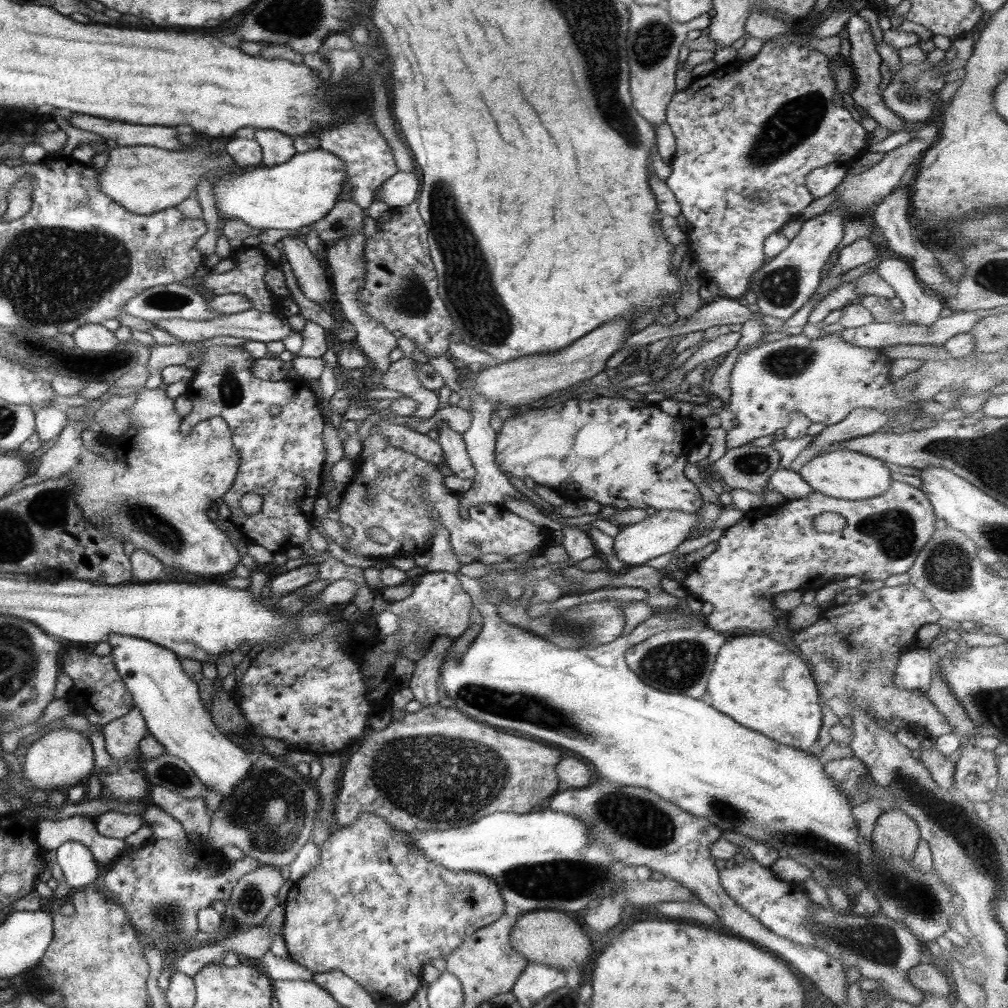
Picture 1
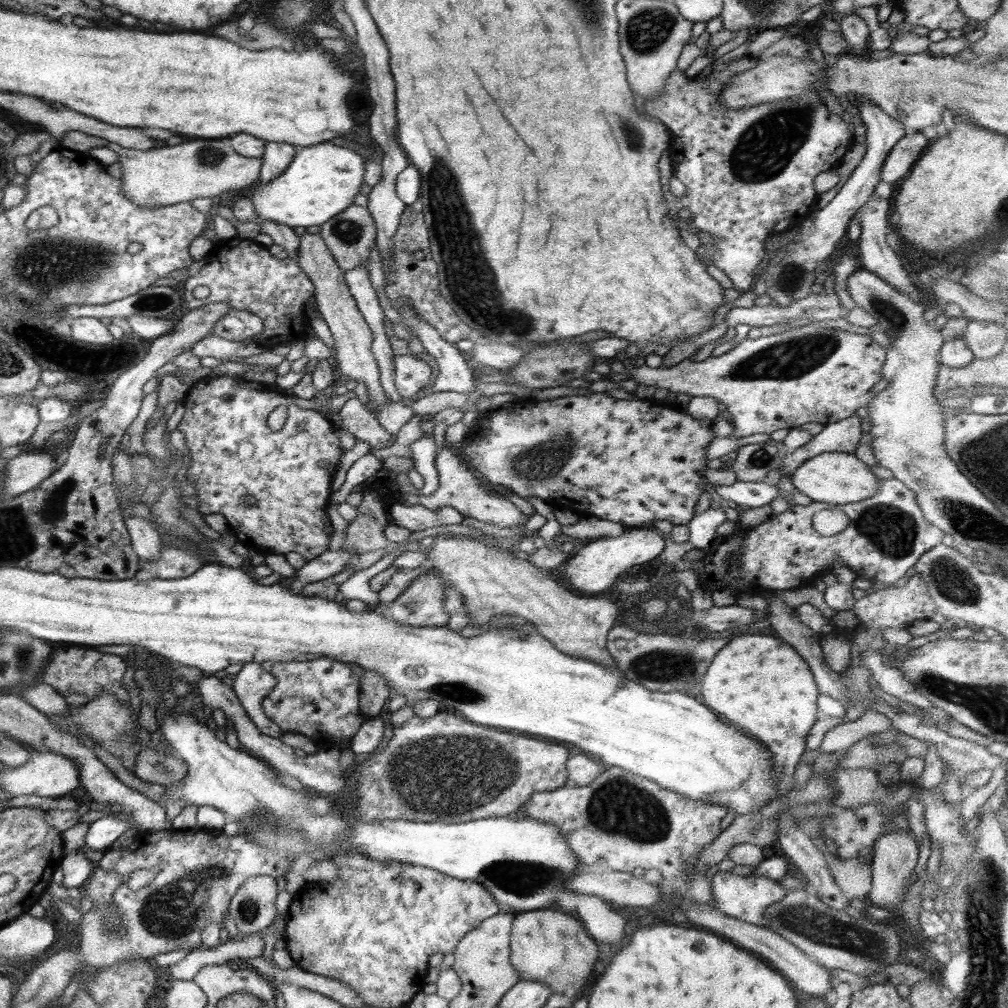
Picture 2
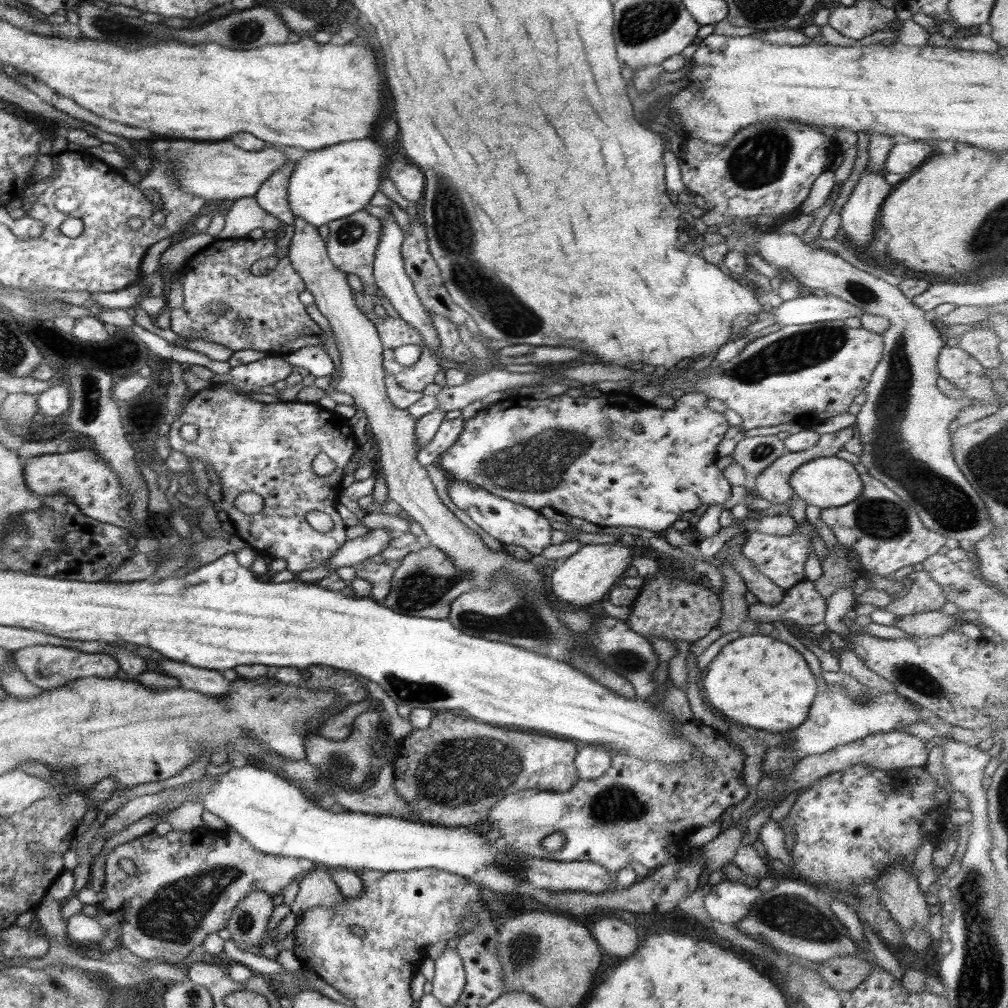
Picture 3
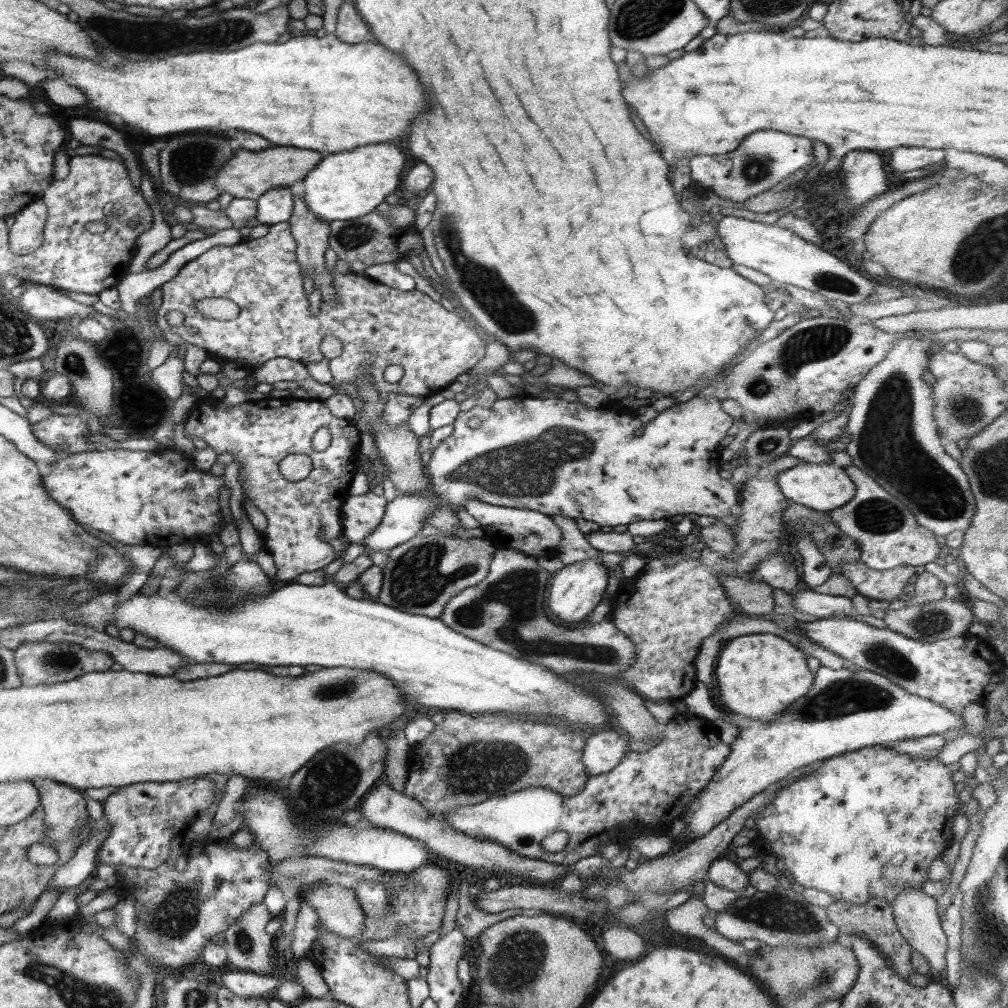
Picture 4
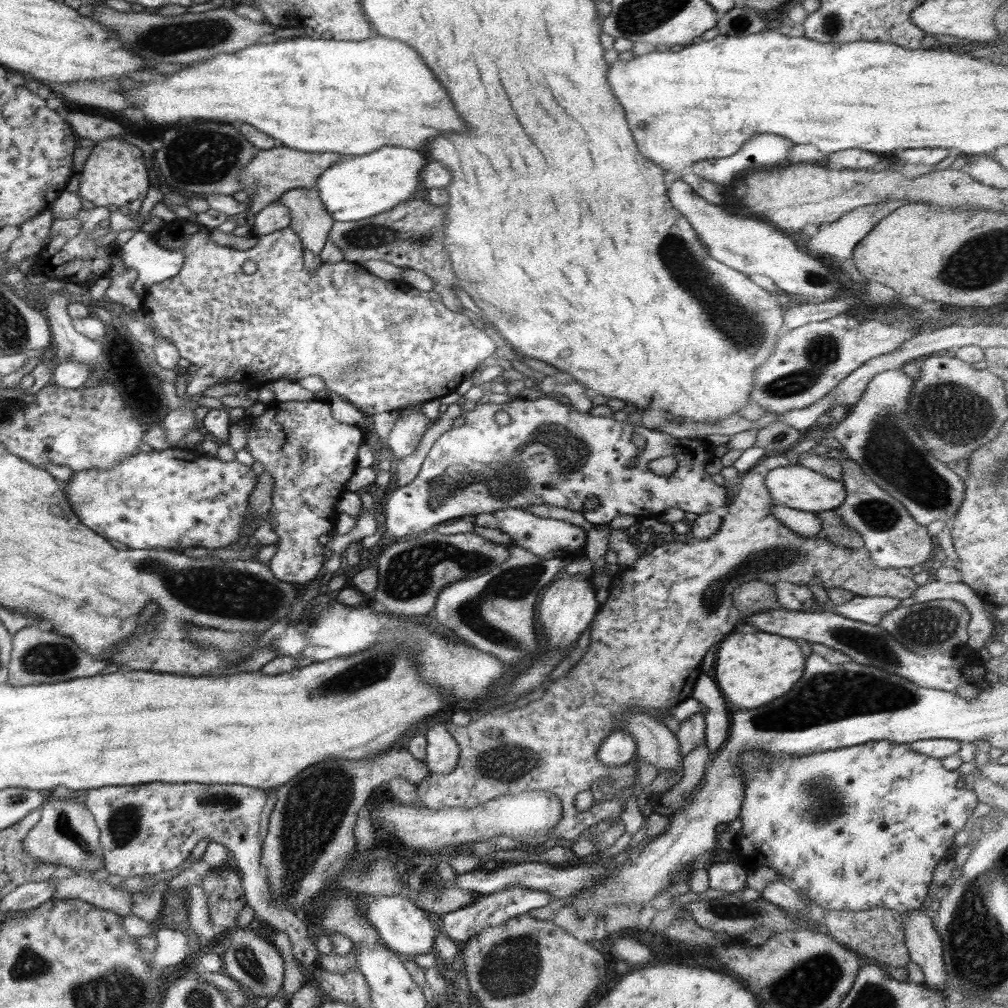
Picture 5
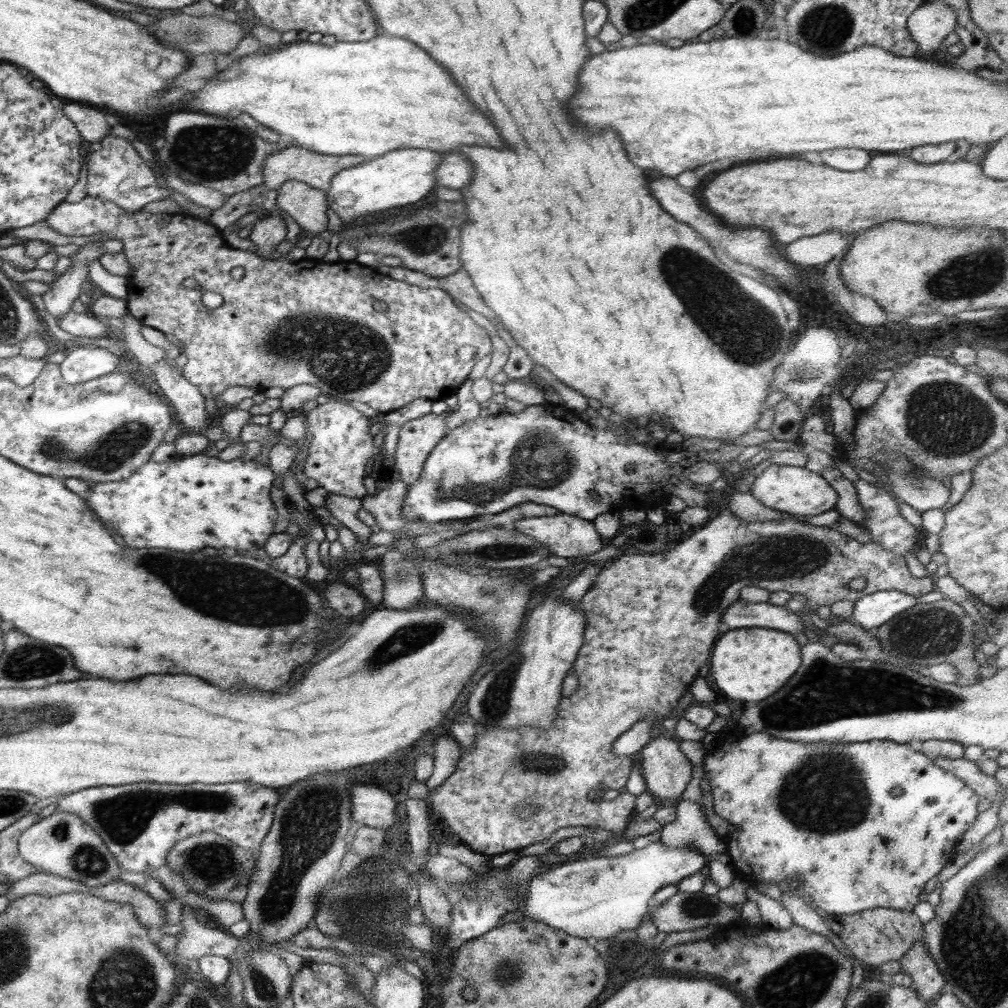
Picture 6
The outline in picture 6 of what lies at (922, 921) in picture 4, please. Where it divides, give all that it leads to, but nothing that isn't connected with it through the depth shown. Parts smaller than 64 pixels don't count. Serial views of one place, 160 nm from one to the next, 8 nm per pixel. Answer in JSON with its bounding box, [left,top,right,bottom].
[899,939,947,1001]

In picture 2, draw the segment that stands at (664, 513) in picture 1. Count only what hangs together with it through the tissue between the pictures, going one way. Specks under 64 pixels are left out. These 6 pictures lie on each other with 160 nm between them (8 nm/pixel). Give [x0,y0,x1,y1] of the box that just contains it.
[562,528,668,596]

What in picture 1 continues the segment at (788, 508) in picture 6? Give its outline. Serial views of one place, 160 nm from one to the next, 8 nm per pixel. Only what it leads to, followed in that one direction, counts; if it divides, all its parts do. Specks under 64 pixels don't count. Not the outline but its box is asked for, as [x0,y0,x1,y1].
[797,449,893,500]

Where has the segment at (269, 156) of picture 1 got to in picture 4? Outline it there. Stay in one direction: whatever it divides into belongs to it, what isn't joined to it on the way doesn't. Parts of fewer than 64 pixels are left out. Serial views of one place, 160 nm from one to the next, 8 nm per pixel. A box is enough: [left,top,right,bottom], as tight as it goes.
[256,186,293,226]

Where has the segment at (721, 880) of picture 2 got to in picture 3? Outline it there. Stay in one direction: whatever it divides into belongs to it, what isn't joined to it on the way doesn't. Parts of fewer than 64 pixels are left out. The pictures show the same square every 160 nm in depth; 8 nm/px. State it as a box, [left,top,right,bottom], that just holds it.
[704,880,761,925]

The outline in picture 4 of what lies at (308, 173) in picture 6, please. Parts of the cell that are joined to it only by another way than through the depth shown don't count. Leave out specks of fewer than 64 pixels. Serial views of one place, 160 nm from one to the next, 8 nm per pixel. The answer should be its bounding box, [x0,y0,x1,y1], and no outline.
[215,145,324,200]

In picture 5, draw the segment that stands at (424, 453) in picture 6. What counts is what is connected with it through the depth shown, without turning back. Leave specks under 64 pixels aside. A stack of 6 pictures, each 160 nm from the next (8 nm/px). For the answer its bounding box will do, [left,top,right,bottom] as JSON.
[386,410,429,462]

